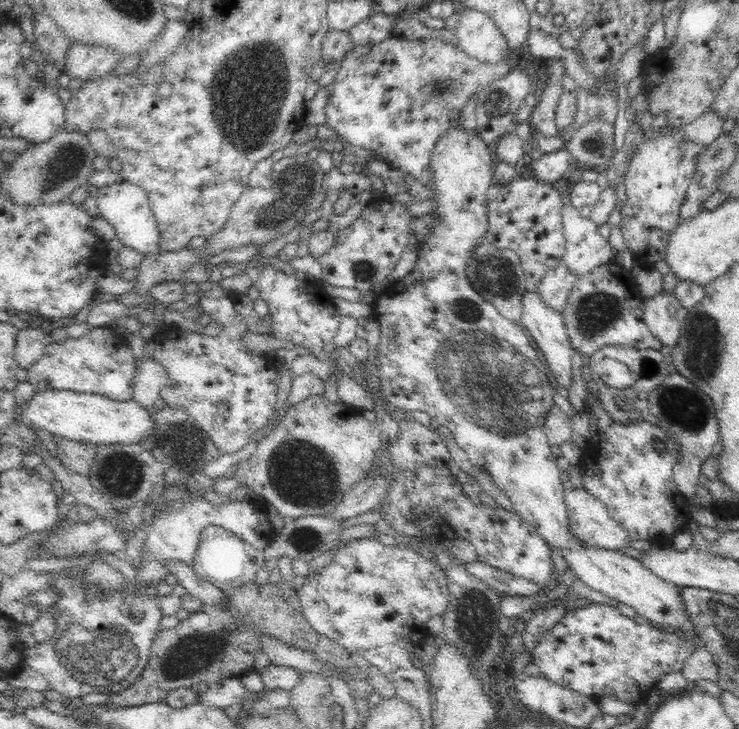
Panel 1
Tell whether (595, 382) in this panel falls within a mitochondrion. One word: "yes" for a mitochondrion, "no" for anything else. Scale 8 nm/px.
no

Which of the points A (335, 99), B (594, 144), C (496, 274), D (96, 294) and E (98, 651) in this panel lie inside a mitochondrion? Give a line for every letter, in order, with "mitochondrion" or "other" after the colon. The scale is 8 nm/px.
A: other
B: mitochondrion
C: mitochondrion
D: other
E: mitochondrion

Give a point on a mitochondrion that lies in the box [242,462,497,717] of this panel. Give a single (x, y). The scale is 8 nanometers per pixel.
(473, 622)

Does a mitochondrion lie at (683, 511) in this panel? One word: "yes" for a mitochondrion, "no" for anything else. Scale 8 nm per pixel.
no

